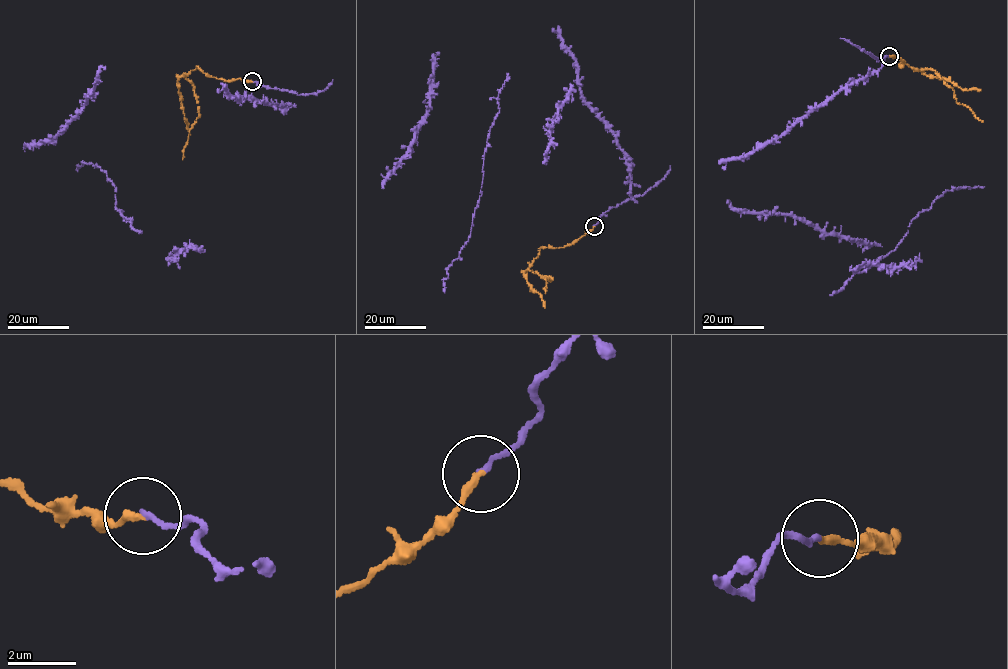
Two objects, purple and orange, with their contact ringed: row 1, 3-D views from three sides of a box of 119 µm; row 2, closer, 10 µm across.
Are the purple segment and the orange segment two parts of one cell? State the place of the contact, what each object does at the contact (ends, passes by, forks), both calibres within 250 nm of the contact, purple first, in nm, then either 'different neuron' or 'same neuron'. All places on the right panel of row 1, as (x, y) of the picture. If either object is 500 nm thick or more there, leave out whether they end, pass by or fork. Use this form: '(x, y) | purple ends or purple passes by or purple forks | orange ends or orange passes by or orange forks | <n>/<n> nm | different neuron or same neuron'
(889, 56) | purple ends | orange ends | 150/200 nm | same neuron

